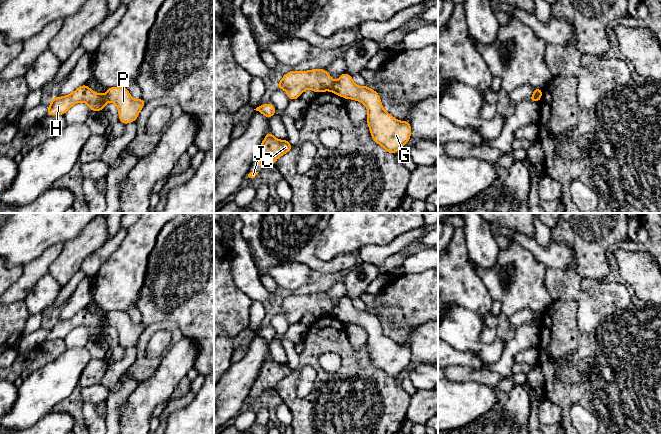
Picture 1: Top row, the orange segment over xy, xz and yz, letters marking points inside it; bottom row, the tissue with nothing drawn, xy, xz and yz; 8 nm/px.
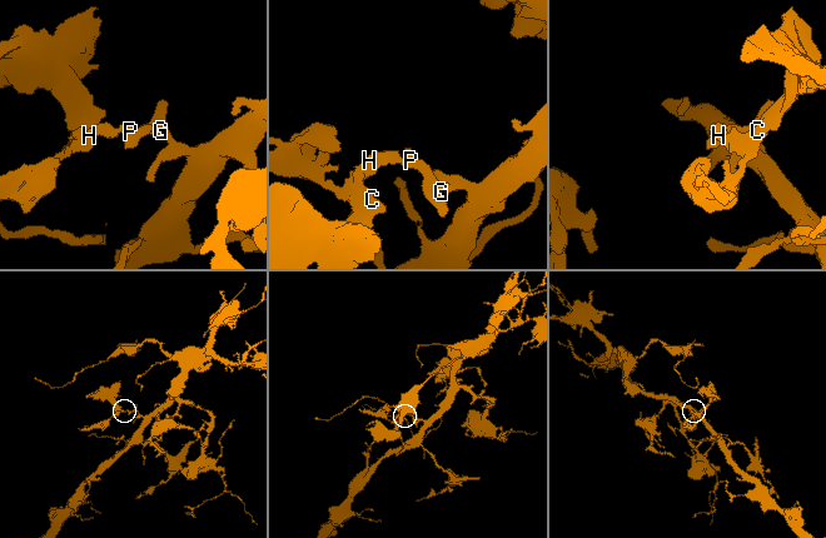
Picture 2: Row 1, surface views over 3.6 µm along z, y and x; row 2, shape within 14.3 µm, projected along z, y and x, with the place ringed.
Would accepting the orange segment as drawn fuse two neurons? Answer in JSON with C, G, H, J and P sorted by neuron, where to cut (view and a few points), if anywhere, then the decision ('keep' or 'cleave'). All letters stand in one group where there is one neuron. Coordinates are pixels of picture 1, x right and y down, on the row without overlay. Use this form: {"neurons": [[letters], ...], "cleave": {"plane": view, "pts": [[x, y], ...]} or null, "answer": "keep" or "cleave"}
{"neurons": [["C", "H", "J"], ["G", "P"]], "cleave": {"plane": "xz", "pts": [[334, 307], [329, 314]]}, "answer": "cleave"}

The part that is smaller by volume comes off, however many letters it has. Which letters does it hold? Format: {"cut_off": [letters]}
{"cut_off": ["C", "H", "J"]}

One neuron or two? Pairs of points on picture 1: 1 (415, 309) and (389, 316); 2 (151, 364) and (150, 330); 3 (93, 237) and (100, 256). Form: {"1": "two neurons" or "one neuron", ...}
{"1": "two neurons", "2": "one neuron", "3": "two neurons"}

